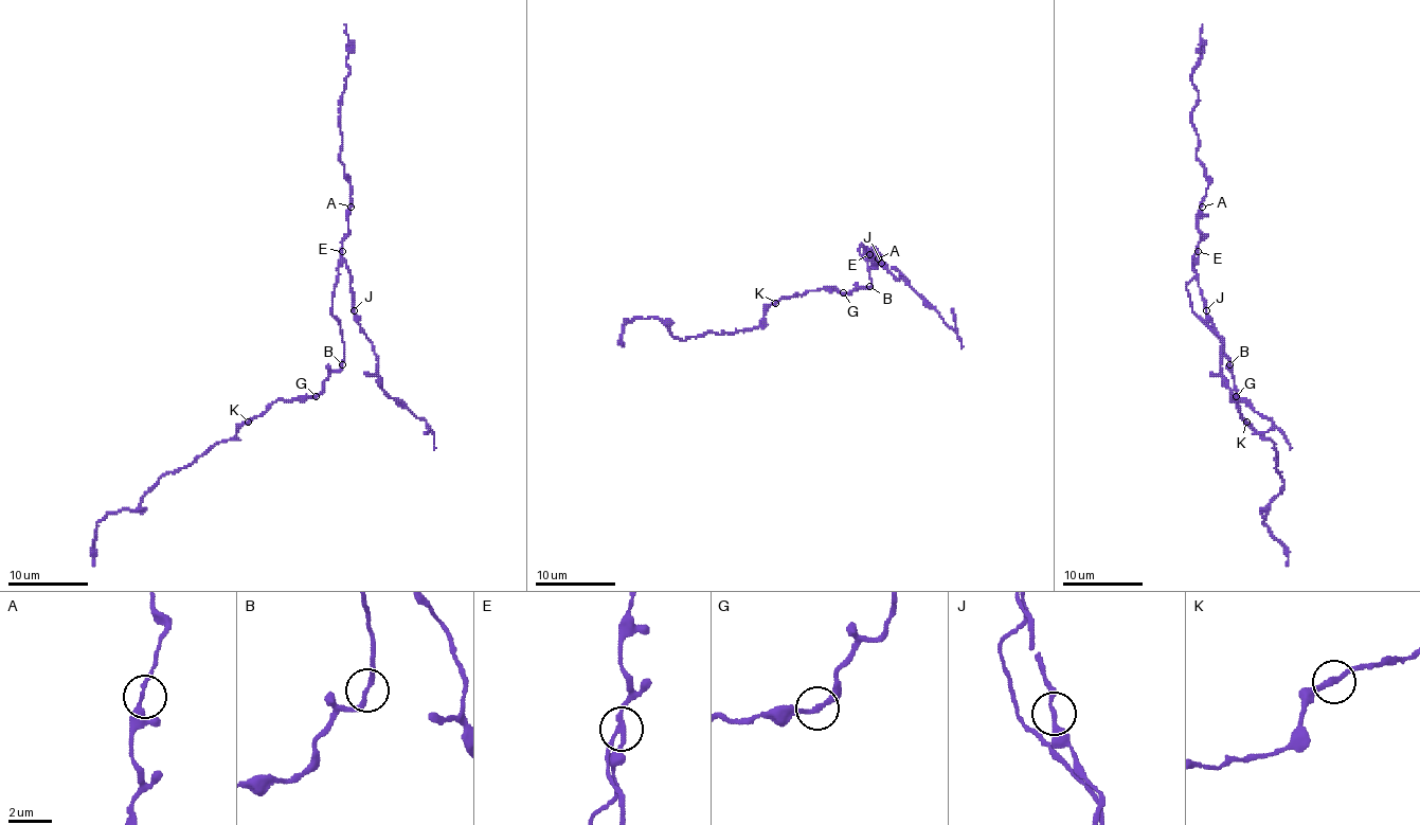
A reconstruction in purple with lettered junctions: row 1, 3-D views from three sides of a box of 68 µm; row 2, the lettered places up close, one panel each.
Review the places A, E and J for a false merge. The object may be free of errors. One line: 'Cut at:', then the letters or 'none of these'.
Cut at: E

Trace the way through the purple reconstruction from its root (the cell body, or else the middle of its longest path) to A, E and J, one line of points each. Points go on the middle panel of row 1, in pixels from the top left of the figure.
A: (867, 286), (872, 281), (867, 261), (860, 252), (861, 243), (863, 251), (878, 258)
E: (867, 286), (872, 281), (867, 261), (860, 252), (861, 243), (863, 251), (869, 254)
J: (867, 286), (872, 281), (867, 261), (860, 252), (861, 243), (863, 251), (874, 249), (881, 263)

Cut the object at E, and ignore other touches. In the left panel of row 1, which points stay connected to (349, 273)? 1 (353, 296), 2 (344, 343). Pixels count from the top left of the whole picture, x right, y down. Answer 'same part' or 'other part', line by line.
1: same part
2: other part

